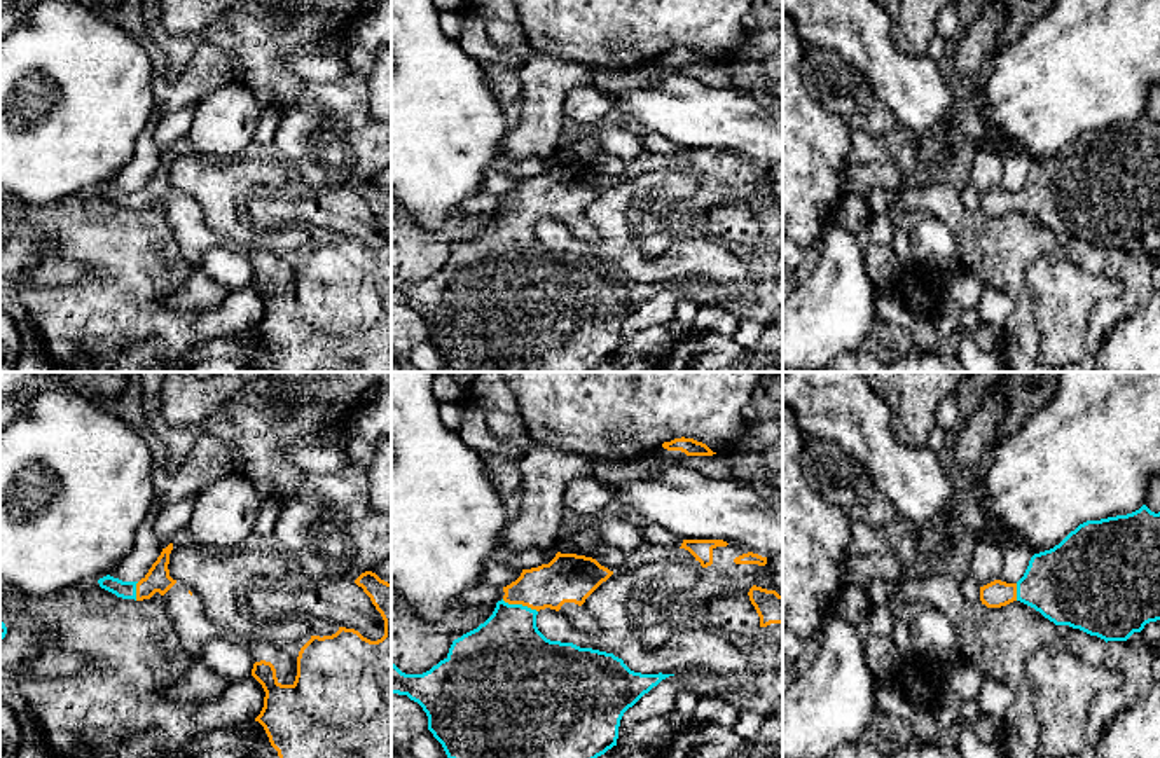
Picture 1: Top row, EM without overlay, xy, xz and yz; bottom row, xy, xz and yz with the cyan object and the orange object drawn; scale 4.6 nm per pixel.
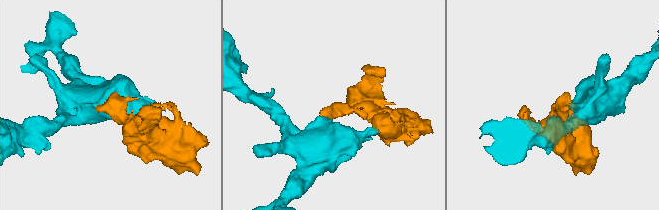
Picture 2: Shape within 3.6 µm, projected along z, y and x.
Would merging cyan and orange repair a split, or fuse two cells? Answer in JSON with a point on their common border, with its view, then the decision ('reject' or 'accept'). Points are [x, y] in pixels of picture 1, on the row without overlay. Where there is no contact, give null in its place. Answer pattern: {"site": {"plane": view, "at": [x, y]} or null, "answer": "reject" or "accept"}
{"site": {"plane": "xz", "at": [519, 213]}, "answer": "accept"}

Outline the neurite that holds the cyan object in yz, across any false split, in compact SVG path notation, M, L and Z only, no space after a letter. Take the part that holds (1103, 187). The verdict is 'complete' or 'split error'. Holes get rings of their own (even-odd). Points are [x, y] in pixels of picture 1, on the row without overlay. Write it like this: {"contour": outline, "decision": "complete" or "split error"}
{"contour": "M1139 119L1087 129L1059 154L1034 162L1017 192L994 189L980 196L987 217L1020 210L1055 234L1069 234L1108 250L1127 250L1146 232L1160 229L1160 121Z", "decision": "split error"}

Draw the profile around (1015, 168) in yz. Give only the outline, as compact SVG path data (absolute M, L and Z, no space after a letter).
M1012 145L1005 155L999 189L1017 192L1024 185L1032 164L1034 162L1020 145Z

